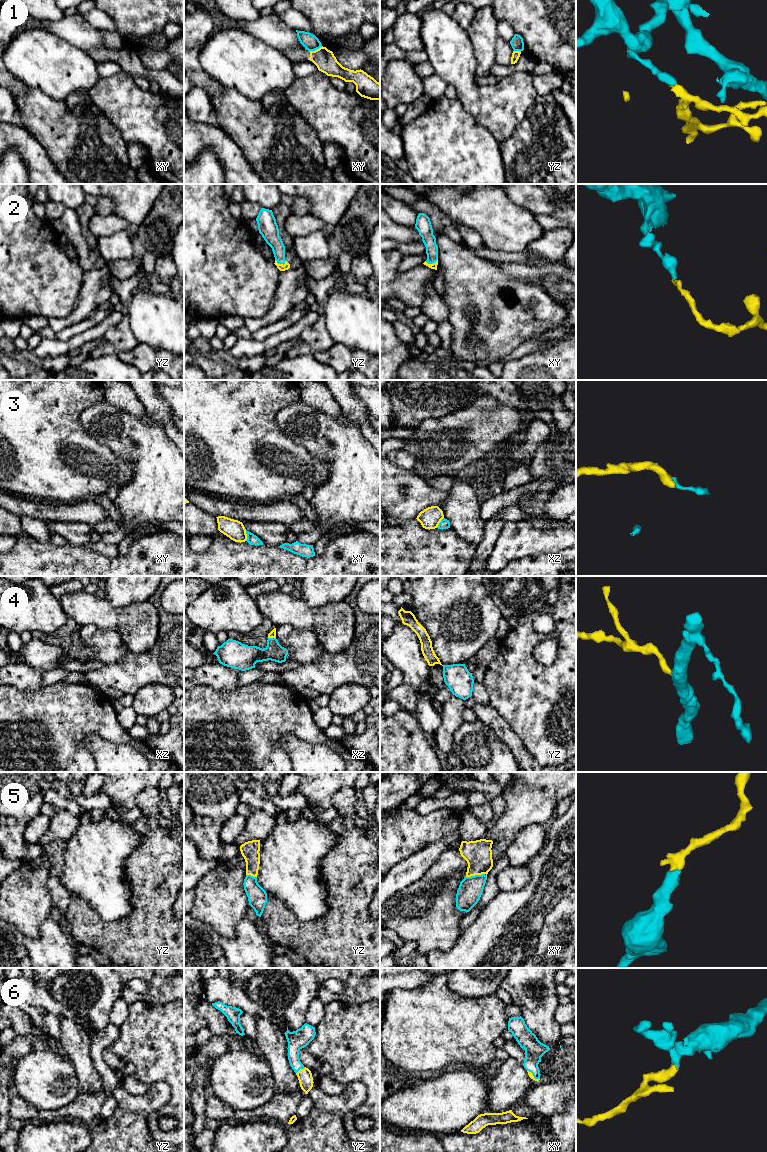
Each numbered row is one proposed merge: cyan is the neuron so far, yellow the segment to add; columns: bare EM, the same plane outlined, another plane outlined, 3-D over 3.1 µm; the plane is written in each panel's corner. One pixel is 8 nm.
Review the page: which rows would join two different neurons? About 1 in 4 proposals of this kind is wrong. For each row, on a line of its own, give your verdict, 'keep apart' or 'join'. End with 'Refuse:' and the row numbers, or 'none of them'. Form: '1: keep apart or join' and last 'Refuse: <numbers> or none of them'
1: keep apart
2: join
3: keep apart
4: join
5: join
6: join
Refuse: 1, 3

